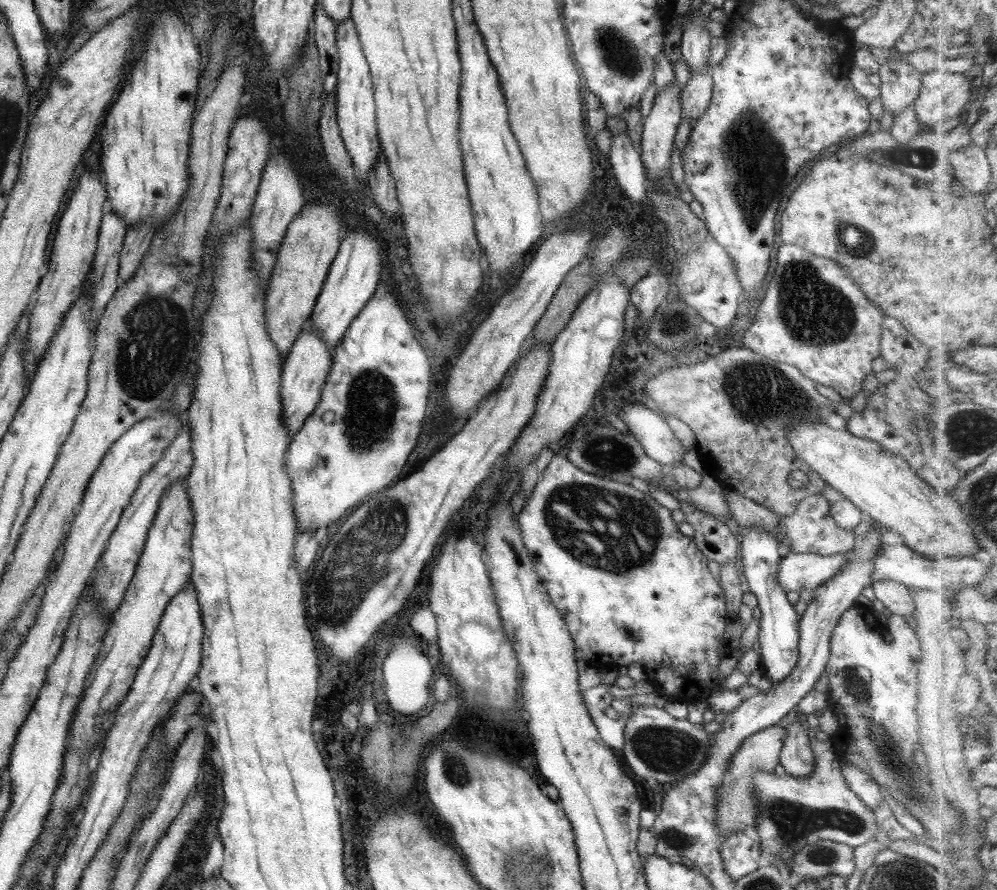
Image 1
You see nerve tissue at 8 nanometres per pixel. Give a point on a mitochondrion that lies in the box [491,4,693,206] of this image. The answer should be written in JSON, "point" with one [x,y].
{"point":[617,50]}

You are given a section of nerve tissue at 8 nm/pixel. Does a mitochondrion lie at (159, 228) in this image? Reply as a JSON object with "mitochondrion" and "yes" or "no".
{"mitochondrion":"no"}

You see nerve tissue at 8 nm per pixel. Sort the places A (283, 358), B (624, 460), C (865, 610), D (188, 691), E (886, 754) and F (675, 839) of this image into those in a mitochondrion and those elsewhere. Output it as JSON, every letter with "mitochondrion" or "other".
{"A":"other","B":"mitochondrion","C":"other","D":"other","E":"mitochondrion","F":"mitochondrion"}

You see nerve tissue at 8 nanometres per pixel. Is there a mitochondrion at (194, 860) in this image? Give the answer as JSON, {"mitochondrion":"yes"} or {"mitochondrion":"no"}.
{"mitochondrion":"no"}

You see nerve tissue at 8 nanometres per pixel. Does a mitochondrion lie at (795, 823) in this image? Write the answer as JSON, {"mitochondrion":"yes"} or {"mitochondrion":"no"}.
{"mitochondrion":"yes"}

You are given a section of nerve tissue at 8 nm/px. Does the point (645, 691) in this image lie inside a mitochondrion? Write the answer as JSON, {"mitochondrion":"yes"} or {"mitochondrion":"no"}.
{"mitochondrion":"no"}

